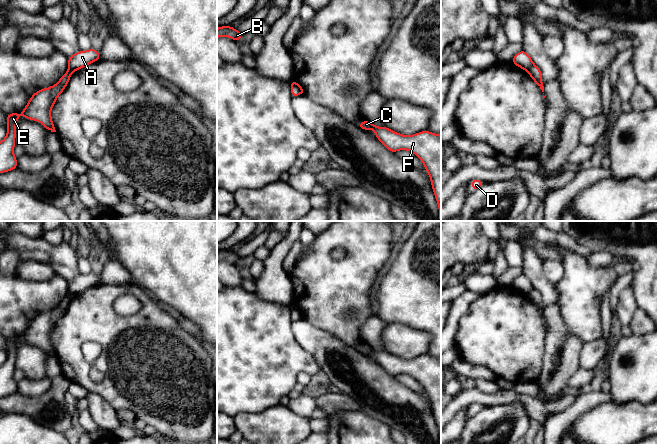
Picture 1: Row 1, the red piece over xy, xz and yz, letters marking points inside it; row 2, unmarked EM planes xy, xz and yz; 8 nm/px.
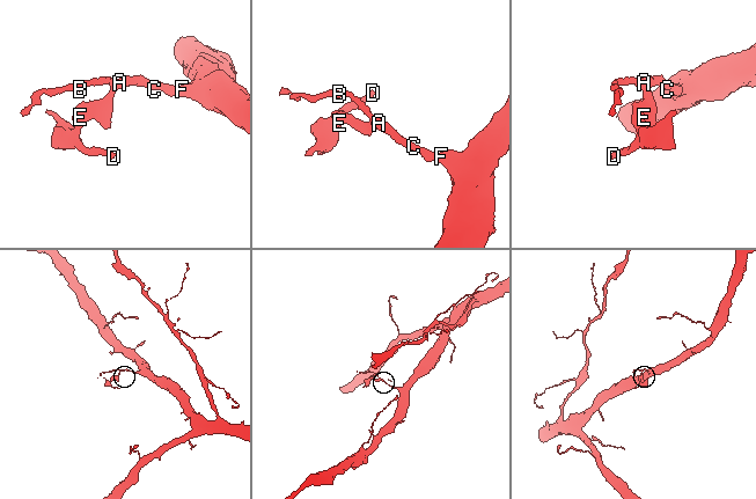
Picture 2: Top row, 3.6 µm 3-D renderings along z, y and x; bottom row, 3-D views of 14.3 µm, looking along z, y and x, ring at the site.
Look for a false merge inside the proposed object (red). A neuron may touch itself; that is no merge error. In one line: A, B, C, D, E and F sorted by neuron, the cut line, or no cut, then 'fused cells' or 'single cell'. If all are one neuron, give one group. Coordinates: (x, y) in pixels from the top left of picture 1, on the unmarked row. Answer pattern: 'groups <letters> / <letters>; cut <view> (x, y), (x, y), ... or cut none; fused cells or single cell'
groups A B C F / D E; cut yz (534, 289), (527, 295); fused cells

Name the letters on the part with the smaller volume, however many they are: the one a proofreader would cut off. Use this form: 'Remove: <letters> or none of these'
Remove: D, E

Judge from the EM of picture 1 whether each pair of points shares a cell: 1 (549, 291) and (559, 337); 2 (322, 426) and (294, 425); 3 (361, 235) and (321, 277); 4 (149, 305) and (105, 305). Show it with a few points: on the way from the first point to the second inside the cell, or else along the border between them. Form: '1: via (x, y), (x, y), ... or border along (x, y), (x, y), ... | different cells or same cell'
1: via (550, 302), (555, 326) | same cell
2: border along (308, 418), (308, 424), (312, 431) | different cells
3: via (361, 248), (334, 276) | same cell
4: via (138, 293), (135, 290), (118, 290), (115, 293) | same cell

